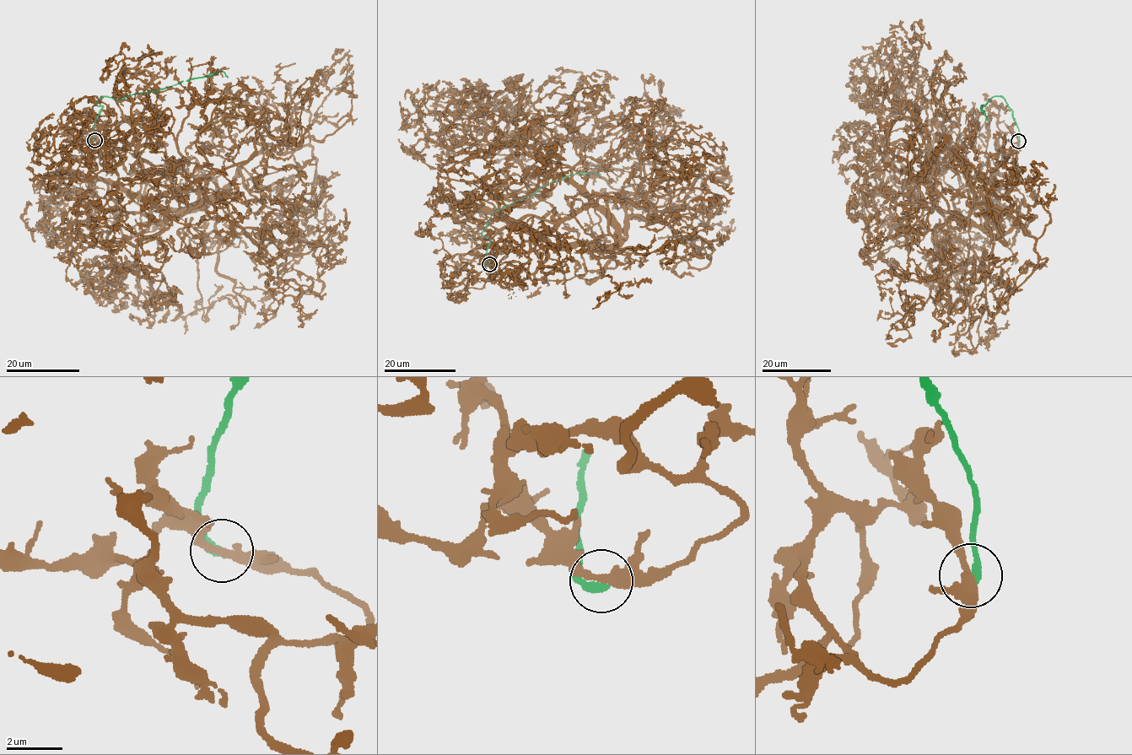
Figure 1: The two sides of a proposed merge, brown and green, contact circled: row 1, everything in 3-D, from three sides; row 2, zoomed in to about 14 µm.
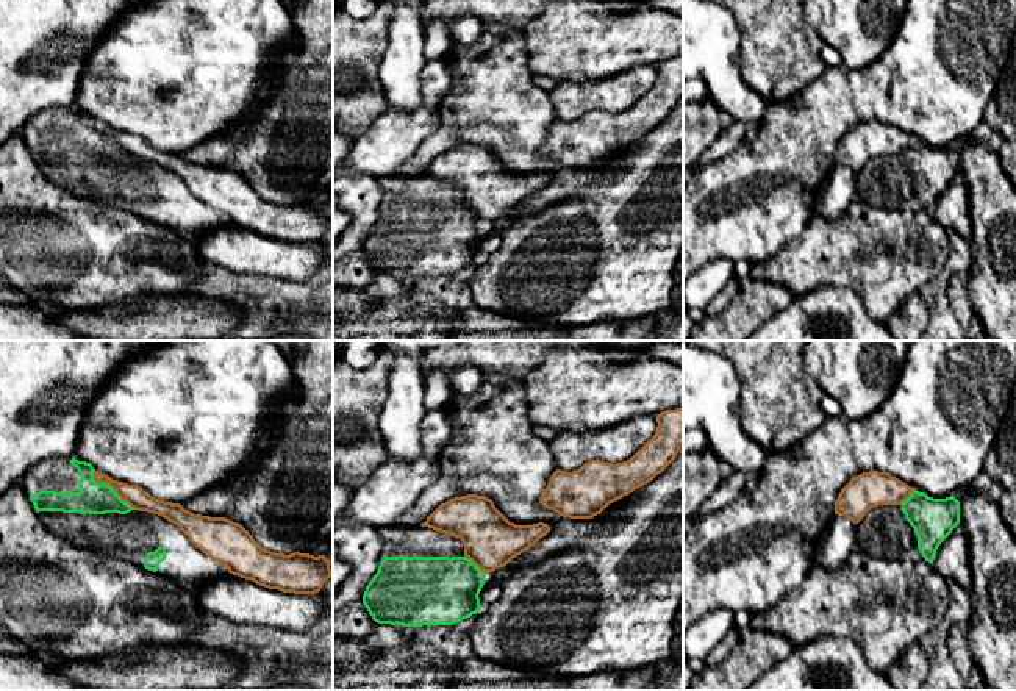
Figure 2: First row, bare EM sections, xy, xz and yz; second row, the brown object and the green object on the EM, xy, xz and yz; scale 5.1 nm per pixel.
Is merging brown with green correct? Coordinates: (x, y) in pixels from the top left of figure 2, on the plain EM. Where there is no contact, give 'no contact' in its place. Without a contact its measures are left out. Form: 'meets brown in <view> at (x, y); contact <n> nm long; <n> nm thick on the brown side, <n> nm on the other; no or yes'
meets brown in xy at (111, 136); contact 300 nm long; 110 nm thick on the brown side, 160 nm on the other; no

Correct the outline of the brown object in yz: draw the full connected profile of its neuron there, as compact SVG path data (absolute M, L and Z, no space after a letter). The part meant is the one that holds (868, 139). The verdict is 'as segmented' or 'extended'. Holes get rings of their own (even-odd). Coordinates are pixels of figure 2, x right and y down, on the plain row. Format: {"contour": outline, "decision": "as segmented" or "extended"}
{"contour": "M869 120L853 127L835 152L835 164L858 174L878 155L902 155L913 139L889 122Z", "decision": "as segmented"}

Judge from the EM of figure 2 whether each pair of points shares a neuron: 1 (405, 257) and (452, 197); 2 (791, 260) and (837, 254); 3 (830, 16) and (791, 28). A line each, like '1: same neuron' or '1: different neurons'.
1: same neuron
2: same neuron
3: different neurons

